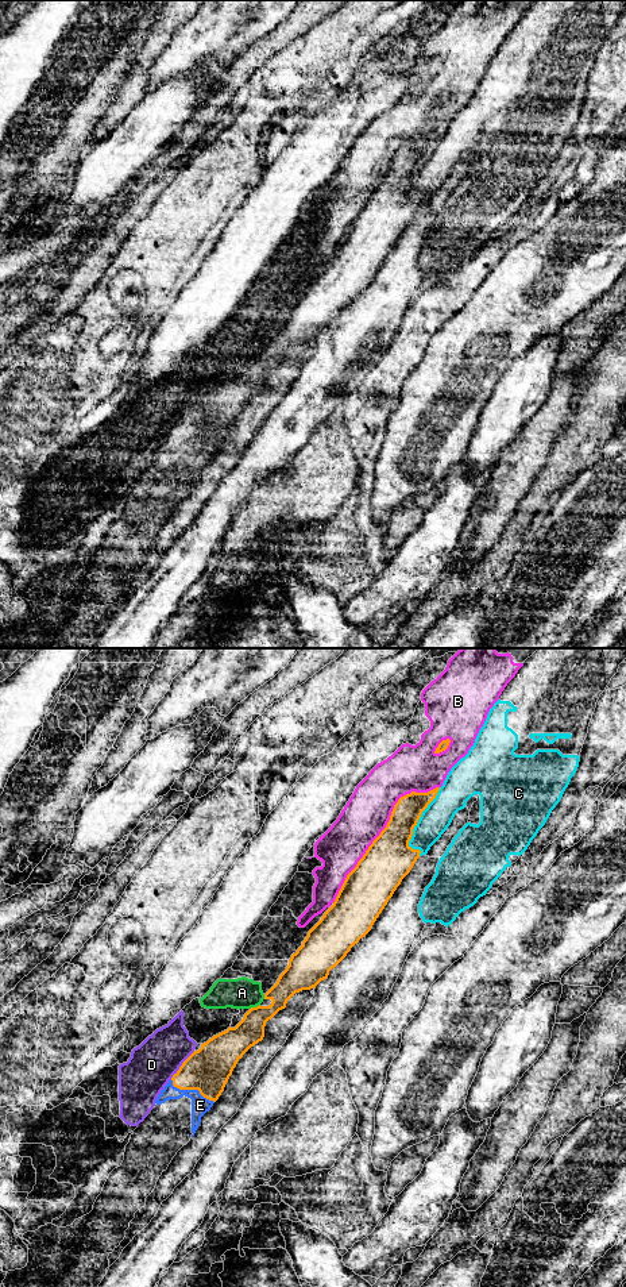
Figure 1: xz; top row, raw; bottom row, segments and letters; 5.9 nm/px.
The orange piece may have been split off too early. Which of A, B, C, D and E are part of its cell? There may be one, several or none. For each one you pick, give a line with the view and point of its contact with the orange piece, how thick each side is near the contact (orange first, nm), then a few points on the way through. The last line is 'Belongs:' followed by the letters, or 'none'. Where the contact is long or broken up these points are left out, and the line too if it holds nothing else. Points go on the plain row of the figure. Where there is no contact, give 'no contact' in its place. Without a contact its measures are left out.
Belongs: none

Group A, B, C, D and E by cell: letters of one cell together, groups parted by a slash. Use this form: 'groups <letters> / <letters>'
groups A E / B / C / D

